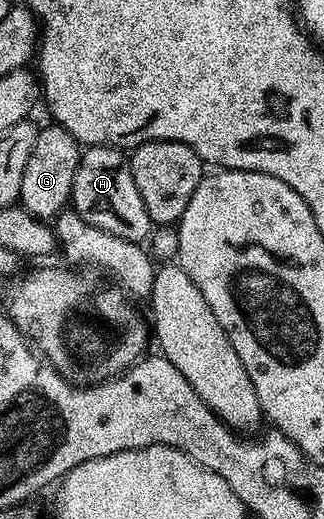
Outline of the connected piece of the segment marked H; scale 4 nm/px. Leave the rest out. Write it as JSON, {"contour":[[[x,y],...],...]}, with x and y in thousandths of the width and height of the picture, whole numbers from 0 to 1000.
{"contour":[[[293,277],[256,291],[228,345],[222,401],[259,420],[259,428],[284,428],[284,435],[309,435],[309,443],[333,443],[333,451],[358,451],[386,462],[438,466],[469,447],[457,405],[444,405],[444,382],[432,382],[432,366],[420,366],[420,343],[407,343],[392,295],[336,277]]]}

